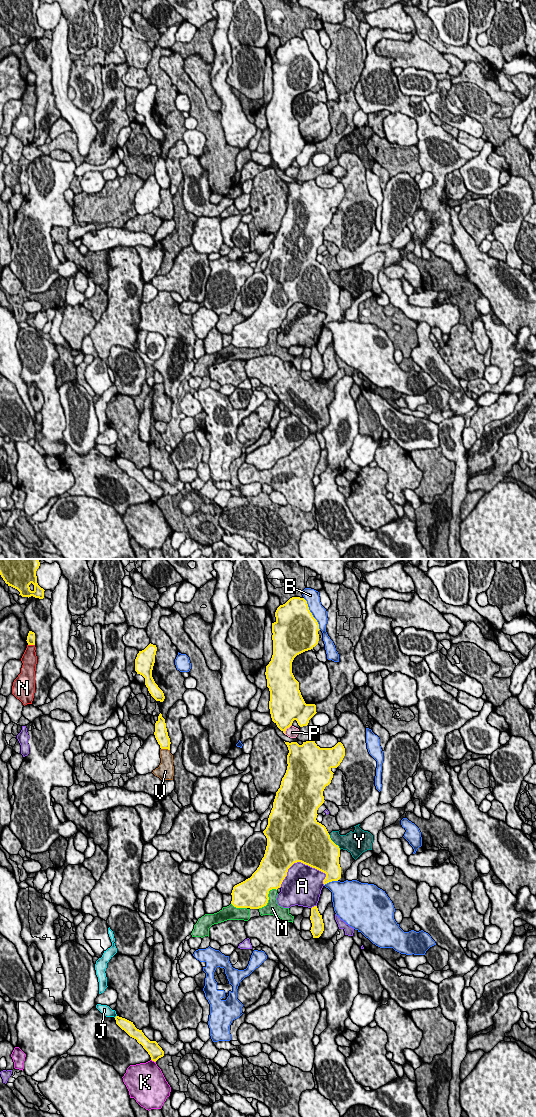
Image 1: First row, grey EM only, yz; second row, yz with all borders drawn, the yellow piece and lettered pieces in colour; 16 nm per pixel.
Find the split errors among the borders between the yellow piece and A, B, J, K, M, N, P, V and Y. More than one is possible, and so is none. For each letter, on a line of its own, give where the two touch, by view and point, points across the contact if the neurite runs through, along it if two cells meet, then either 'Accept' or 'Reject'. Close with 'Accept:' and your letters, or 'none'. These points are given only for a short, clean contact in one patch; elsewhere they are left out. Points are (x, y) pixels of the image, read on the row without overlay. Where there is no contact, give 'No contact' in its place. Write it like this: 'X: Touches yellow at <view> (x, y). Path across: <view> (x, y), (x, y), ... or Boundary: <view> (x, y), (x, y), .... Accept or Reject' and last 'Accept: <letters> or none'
A: Touches yellow at yz (298, 301). Reject
B: Touches yellow at yz (311, 54). Reject
J: No contact. Reject
K: Touches yellow at yz (153, 500). Boundary: yz (151, 499), (155, 502). Reject
M: Touches yellow at yz (268, 339). Reject
N: Touches yellow at yz (31, 84). Reject
P: Touches yellow at yz (286, 168). Reject
V: Touches yellow at yz (165, 188). Reject
Y: Touches yellow at yz (333, 282). Boundary: yz (328, 274), (340, 289). Reject
Accept: none

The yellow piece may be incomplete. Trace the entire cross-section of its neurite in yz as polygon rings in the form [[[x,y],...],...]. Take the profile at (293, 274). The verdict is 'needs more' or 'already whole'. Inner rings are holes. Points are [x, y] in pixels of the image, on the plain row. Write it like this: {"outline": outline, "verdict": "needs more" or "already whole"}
{"outline": [[[315,180],[303,182],[302,185],[297,182],[285,184],[289,190],[288,206],[276,232],[268,265],[263,271],[267,278],[265,294],[252,316],[233,327],[231,344],[236,348],[259,349],[266,346],[269,331],[281,327],[288,309],[297,302],[325,313],[324,325],[341,318],[340,288],[316,258],[318,248],[325,241],[323,231],[333,218],[331,209],[340,205],[345,196],[345,188],[341,182],[332,188],[320,188]]], "verdict": "already whole"}

